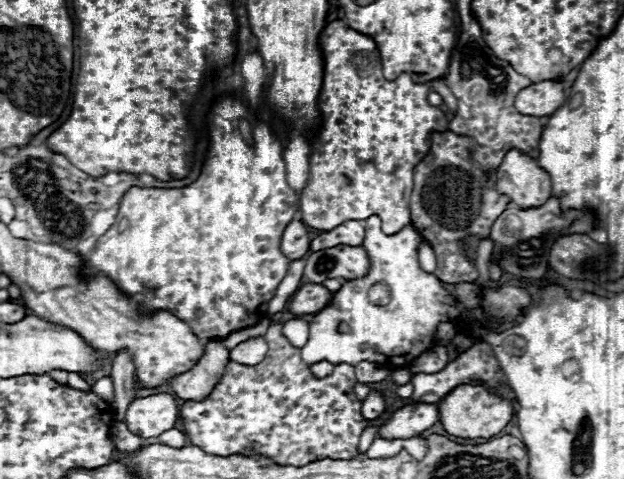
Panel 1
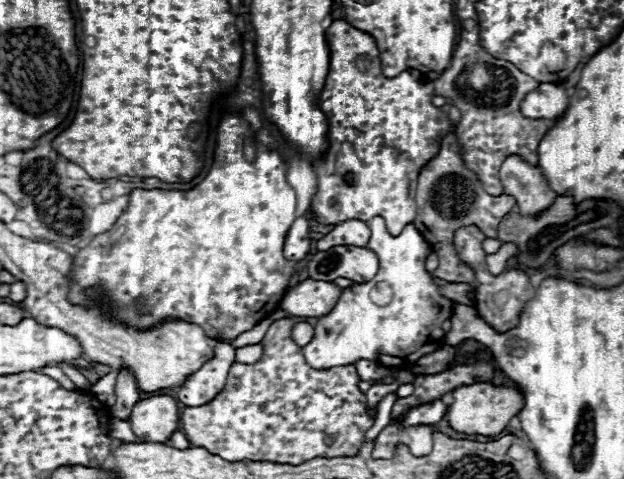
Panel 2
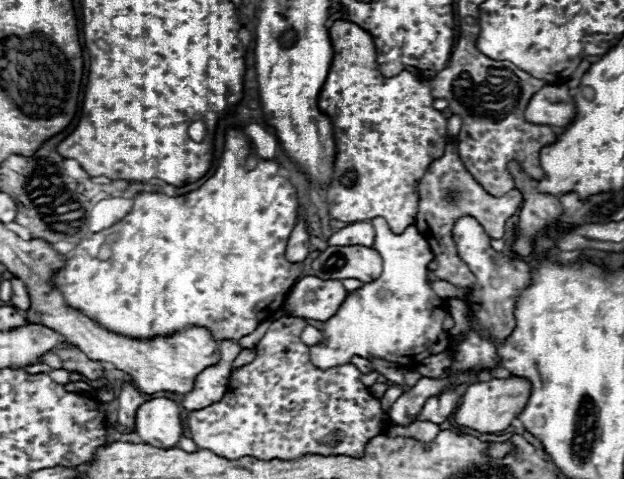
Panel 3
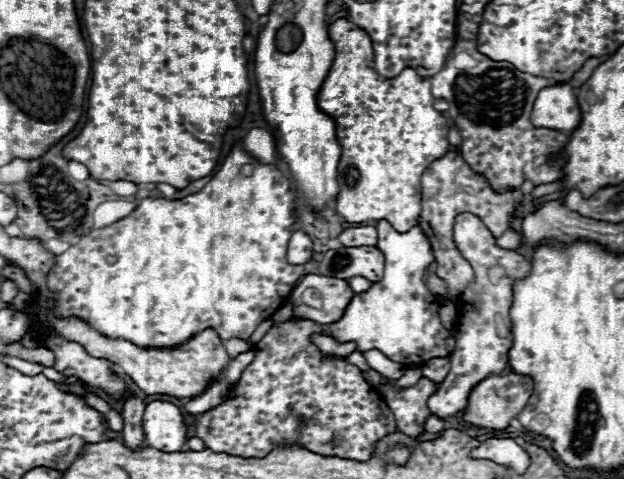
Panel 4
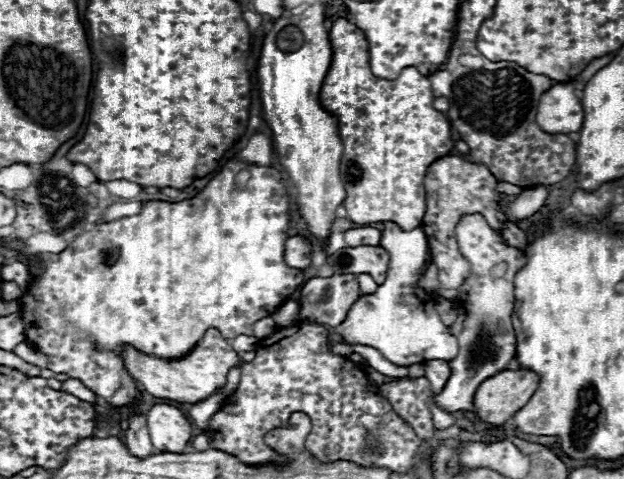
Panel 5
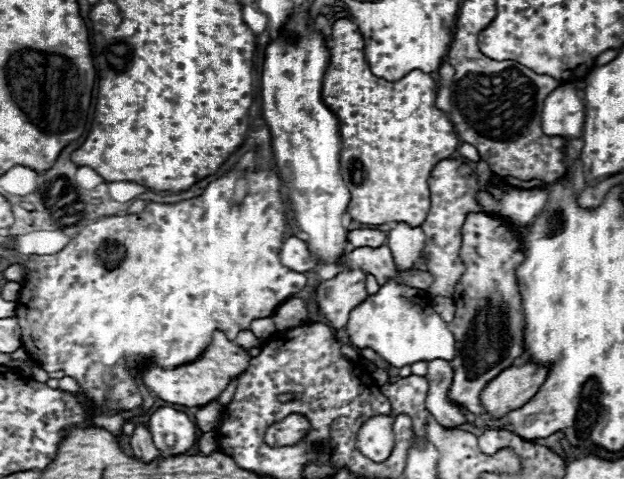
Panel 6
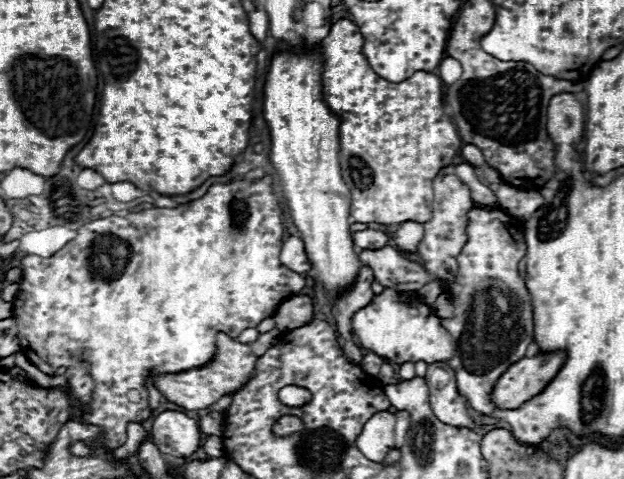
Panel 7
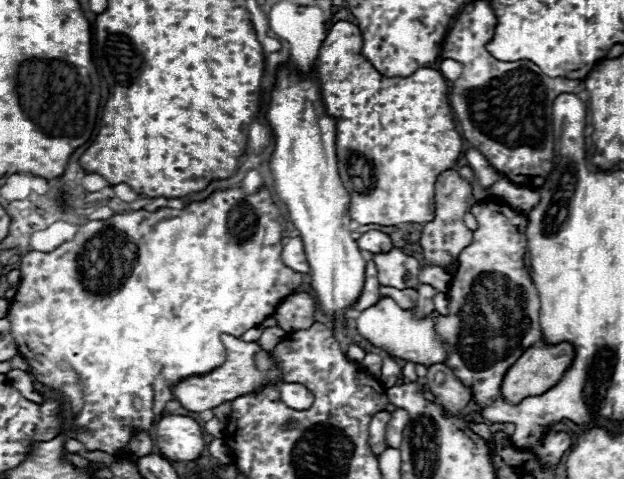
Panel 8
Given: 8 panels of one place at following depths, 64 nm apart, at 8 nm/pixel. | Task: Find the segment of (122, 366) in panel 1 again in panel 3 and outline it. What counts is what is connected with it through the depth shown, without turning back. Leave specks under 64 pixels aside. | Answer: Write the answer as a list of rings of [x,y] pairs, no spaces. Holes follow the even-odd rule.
[[[124,382],[120,386],[120,392],[118,392],[118,422],[122,426],[126,426],[130,432],[134,432],[134,416],[136,416],[136,410],[138,406],[144,402],[142,394],[130,384],[130,382]]]

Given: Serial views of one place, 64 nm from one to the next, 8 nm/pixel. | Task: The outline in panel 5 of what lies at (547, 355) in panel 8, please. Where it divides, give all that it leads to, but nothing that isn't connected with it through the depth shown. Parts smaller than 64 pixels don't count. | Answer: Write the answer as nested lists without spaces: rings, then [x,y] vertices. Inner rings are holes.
[[[504,370],[480,384],[474,394],[474,414],[478,420],[502,426],[536,392],[538,376],[530,370]]]

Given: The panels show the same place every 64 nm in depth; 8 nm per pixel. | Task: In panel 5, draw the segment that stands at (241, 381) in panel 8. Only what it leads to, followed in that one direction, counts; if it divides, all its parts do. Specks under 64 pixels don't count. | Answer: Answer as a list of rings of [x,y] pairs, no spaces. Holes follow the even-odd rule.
[[[210,328],[202,336],[202,340],[182,358],[164,360],[164,358],[158,358],[158,356],[138,352],[132,346],[126,346],[122,350],[122,360],[124,360],[128,374],[138,384],[142,384],[144,392],[148,392],[156,398],[170,398],[170,400],[176,400],[176,402],[200,402],[226,384],[226,374],[232,366],[236,366],[240,362],[240,356],[220,336],[220,332],[216,328]]]

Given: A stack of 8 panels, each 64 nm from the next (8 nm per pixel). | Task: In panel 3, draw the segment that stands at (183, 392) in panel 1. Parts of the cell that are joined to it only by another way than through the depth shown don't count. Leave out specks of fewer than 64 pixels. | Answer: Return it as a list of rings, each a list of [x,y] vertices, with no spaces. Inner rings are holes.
[[[222,340],[220,342],[220,360],[214,366],[204,368],[194,382],[194,388],[184,394],[184,404],[186,410],[200,410],[206,408],[208,404],[218,402],[226,388],[228,388],[228,376],[230,376],[230,368],[234,364],[234,358],[238,356],[242,348],[236,342],[230,340]]]

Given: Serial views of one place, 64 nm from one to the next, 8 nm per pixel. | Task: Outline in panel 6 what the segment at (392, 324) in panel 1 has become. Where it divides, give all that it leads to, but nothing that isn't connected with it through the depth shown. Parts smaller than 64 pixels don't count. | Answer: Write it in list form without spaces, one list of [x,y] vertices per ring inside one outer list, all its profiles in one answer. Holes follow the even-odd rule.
[[[402,222],[392,224],[388,238],[386,238],[386,246],[392,248],[392,258],[396,260],[396,270],[398,272],[408,272],[412,268],[416,268],[416,264],[424,258],[424,232],[422,228],[410,228]],[[388,280],[380,290],[358,304],[344,326],[352,346],[376,350],[388,364],[402,368],[414,362],[452,360],[456,356],[456,340],[446,322],[434,312],[432,298],[418,288],[410,288],[396,280]]]

